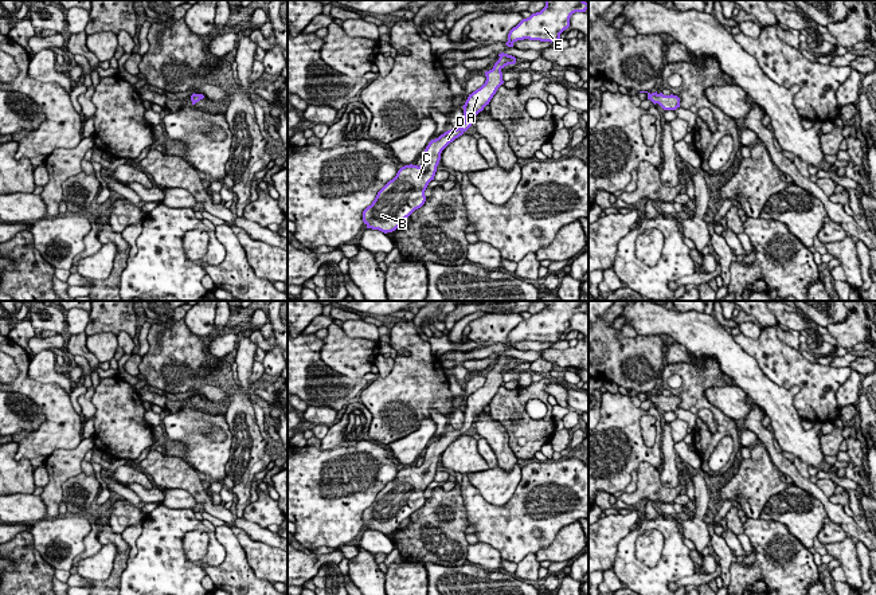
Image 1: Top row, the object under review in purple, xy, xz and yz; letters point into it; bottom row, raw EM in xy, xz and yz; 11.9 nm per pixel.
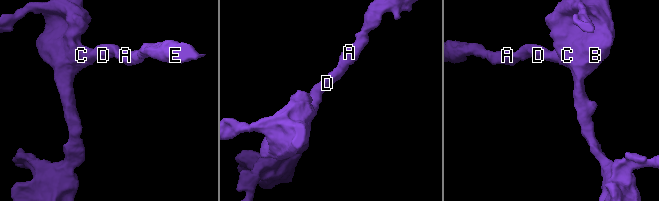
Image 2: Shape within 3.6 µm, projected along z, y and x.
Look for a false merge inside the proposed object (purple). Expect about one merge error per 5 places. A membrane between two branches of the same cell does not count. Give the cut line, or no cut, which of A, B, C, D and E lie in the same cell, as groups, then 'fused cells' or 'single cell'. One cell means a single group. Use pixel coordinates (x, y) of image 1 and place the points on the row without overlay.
no cut | A B C D E | single cell

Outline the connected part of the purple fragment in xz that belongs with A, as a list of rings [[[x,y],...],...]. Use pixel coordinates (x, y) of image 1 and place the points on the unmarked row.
[[[498,355],[493,369],[485,372],[485,384],[469,395],[464,408],[464,424],[431,441],[425,450],[422,466],[404,466],[396,477],[390,481],[376,496],[371,506],[363,512],[363,522],[367,529],[379,531],[384,535],[395,532],[399,525],[425,502],[425,492],[434,481],[442,451],[462,437],[476,422],[476,416],[489,406],[497,390],[504,384],[501,371],[515,365],[516,359],[508,355]]]

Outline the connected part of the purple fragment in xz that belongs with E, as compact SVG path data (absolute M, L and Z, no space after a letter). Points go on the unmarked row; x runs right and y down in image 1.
M545 301L545 308L529 318L523 320L508 334L508 348L517 341L558 342L560 334L570 328L570 318L575 313L586 313L584 301Z

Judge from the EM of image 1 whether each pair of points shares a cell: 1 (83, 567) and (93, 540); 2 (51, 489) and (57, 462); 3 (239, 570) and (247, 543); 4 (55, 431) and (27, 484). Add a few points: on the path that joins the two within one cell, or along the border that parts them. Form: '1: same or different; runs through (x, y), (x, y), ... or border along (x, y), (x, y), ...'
1: different; border along (102, 545), (83, 558), (75, 572)
2: same; runs through (55, 482), (57, 469)
3: different; border along (230, 527), (245, 552), (247, 564), (262, 579)
4: different; border along (14, 441), (16, 445), (15, 458), (30, 460)

